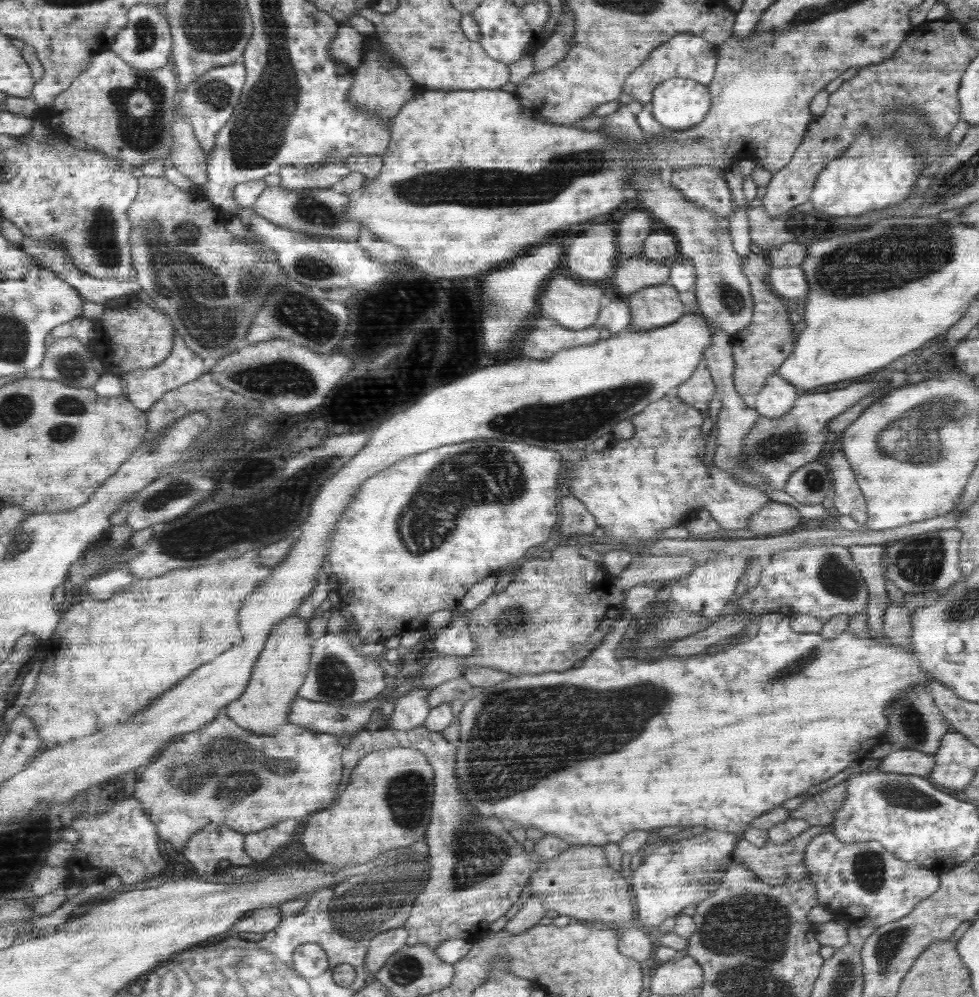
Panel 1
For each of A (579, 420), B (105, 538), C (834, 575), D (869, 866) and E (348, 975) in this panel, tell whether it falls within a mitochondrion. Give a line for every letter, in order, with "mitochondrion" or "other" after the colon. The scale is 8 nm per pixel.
A: mitochondrion
B: other
C: mitochondrion
D: mitochondrion
E: other

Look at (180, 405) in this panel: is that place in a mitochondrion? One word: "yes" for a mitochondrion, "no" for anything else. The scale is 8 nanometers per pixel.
no

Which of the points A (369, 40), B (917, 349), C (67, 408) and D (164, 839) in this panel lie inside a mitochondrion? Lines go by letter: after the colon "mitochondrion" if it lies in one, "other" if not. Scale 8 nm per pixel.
A: other
B: other
C: mitochondrion
D: other

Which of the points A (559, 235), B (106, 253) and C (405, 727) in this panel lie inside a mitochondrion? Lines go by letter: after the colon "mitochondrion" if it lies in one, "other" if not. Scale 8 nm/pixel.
A: other
B: mitochondrion
C: other

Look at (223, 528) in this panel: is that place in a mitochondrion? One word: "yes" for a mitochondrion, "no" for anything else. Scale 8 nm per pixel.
yes

